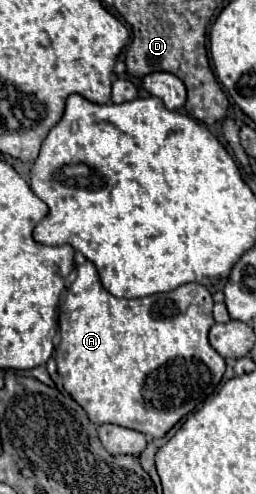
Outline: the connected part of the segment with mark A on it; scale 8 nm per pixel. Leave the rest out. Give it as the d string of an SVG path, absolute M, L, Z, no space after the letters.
M92 261L78 265L76 275L62 305L60 345L56 349L58 375L62 377L64 389L94 425L114 423L148 437L164 437L182 417L202 407L214 395L226 369L224 359L208 343L208 331L214 325L210 291L204 285L188 283L174 291L142 299L118 299L102 287Z

